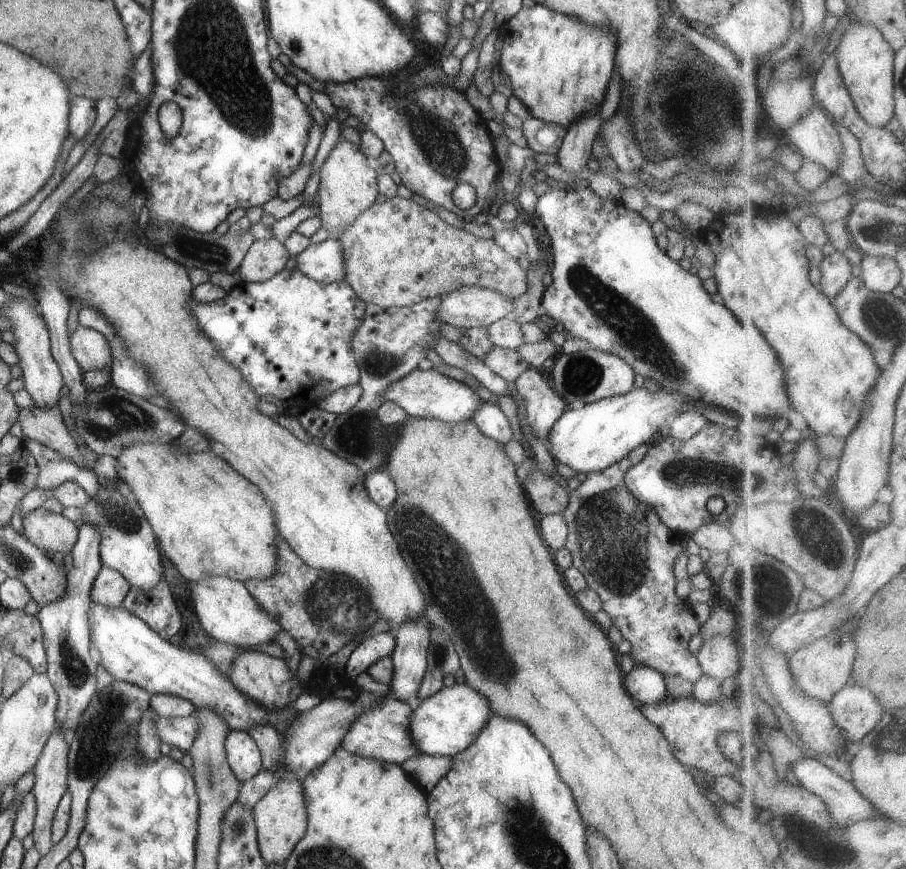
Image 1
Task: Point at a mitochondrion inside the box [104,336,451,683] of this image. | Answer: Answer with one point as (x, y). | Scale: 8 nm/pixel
(335, 603)

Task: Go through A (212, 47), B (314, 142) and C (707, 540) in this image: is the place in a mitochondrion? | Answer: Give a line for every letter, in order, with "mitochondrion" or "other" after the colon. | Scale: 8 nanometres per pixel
A: mitochondrion
B: other
C: other

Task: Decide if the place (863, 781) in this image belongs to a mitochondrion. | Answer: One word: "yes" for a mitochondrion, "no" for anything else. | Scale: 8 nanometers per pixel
no

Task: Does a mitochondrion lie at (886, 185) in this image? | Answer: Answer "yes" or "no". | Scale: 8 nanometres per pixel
no

